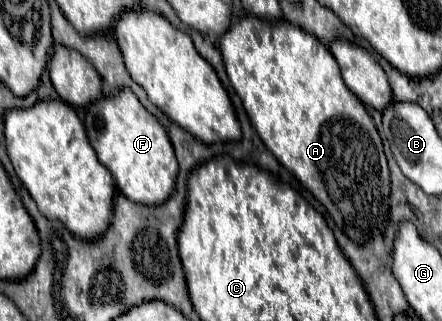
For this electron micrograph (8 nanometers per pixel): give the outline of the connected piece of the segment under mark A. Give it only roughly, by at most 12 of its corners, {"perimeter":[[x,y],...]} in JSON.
{"perimeter":[[254,16],[222,36],[254,130],[350,240],[390,172],[330,50]]}

